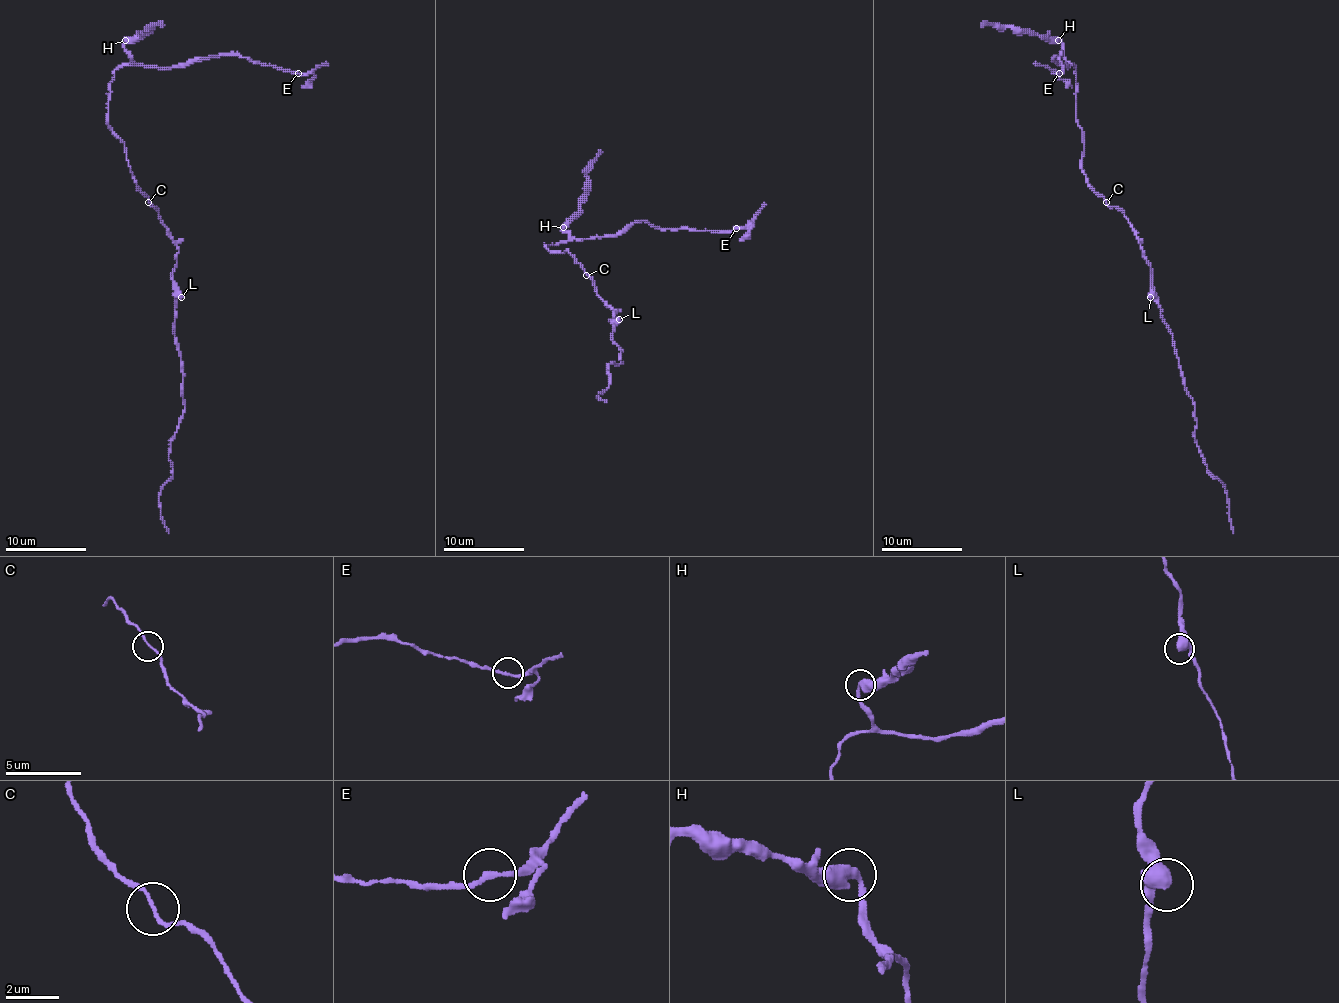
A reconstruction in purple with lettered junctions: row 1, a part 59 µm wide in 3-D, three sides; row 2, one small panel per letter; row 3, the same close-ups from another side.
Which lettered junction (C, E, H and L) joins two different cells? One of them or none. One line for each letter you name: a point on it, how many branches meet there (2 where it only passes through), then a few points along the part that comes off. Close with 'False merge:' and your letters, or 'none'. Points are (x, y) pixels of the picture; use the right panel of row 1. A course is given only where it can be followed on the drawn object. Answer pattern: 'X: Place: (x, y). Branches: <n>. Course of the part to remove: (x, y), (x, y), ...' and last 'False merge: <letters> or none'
H: Place: (1058, 40). Branches: 2. Course of the part to remove: (1058, 39), (1027, 33), (1023, 29), (981, 23)
False merge: H

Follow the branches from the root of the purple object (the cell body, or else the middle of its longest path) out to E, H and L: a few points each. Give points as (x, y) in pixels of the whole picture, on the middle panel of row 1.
E: (588, 275), (568, 251), (552, 253), (546, 245), (574, 239), (615, 237), (643, 221), (661, 229), (736, 229)
H: (588, 275), (568, 251), (552, 253), (546, 247), (568, 239), (562, 227)
L: (588, 275), (597, 293), (617, 311), (611, 319), (619, 319)

